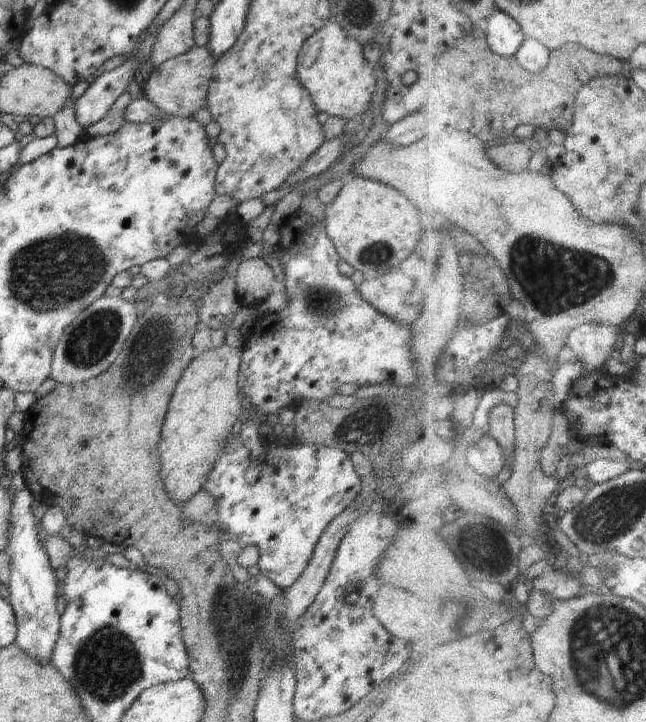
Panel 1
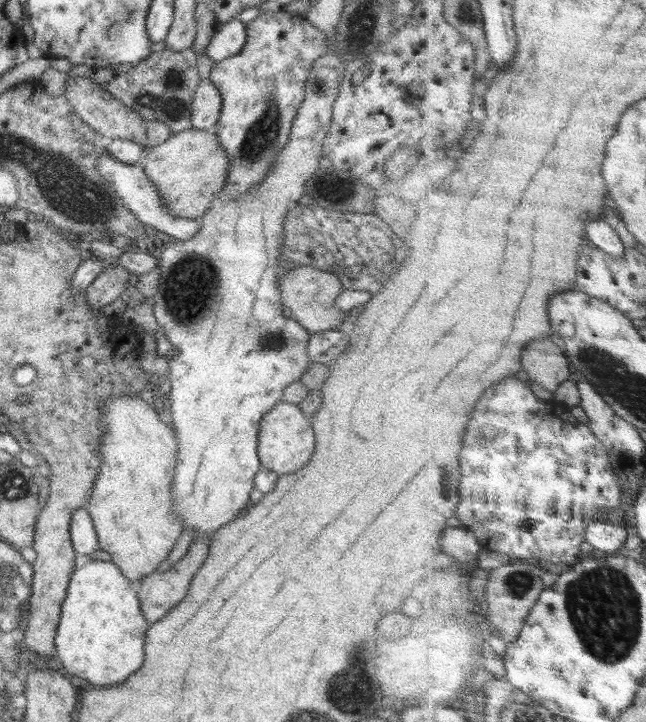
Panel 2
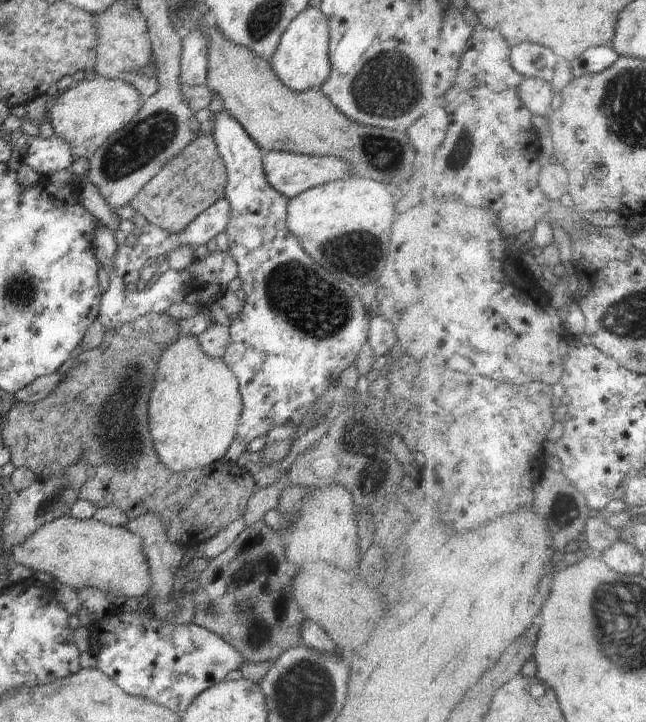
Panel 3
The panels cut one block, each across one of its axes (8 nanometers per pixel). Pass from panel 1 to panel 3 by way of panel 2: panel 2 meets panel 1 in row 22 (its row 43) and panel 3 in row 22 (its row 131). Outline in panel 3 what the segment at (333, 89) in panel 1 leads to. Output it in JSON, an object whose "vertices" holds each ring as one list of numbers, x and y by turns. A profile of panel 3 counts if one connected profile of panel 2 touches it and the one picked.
{"vertices":[[306,7,286,28,269,63,276,76,294,91,318,89,330,76,329,28,327,15,319,8]]}

